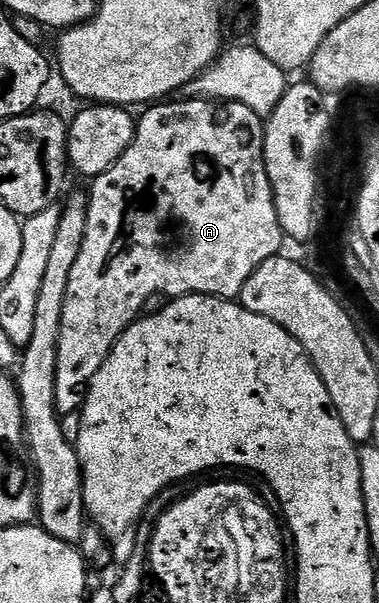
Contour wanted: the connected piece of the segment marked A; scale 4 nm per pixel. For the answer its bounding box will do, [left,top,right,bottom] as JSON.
[54,97,286,416]

